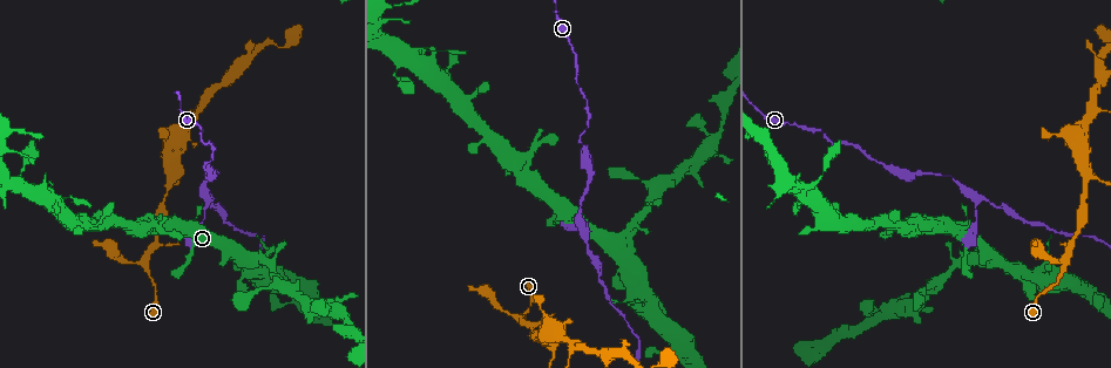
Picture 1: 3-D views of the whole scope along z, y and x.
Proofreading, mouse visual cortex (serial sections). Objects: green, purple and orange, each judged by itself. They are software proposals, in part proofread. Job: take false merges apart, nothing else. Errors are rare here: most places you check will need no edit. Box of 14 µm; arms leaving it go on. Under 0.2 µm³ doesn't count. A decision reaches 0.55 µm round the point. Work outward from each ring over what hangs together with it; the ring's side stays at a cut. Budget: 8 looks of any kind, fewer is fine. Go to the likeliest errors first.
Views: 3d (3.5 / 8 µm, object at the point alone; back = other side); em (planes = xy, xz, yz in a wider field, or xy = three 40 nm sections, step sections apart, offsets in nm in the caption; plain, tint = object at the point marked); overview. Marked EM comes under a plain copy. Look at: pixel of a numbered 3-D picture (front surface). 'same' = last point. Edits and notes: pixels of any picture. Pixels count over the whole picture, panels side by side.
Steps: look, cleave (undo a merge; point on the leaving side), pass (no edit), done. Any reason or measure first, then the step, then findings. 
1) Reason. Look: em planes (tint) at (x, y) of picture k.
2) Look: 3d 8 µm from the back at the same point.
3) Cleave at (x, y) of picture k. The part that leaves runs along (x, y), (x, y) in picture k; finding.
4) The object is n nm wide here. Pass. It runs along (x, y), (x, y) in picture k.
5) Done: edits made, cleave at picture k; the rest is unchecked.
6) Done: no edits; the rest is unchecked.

Narrows sharply. Look: 3d 3.5 µm at (214, 206) of picture 1.

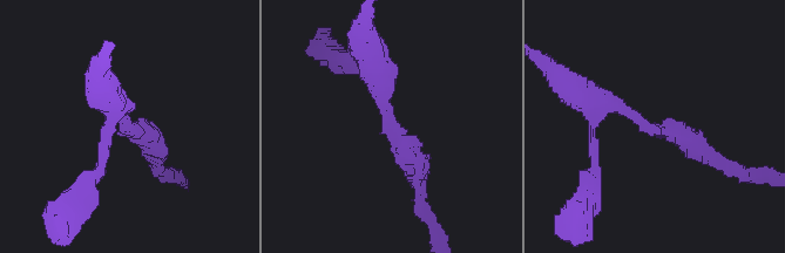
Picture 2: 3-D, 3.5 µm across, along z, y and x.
The arms are 300, 400 nm wide; shape alone is not enough. Look: em xy step 2 (tint) at (124, 124) of picture 2.

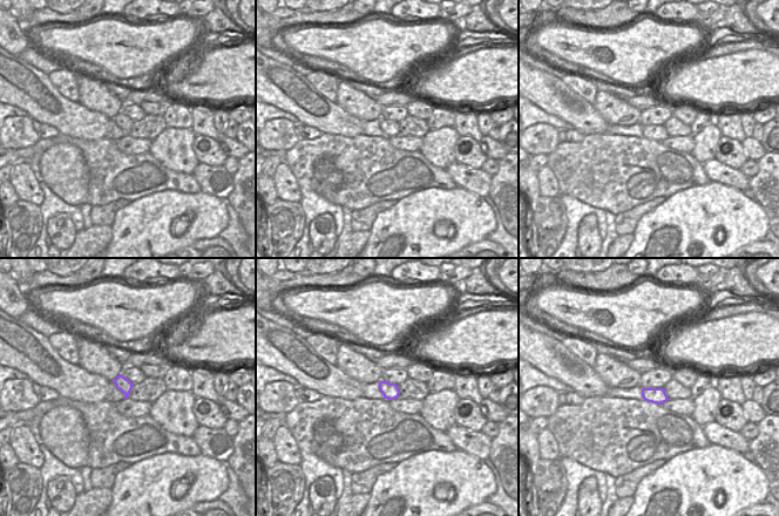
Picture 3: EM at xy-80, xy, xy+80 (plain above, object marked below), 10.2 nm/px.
Pass. It runs along (580, 95), (703, 149) in picture 2; one cell here.

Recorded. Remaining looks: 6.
Branch point. Look: 3d 3.5 µm at (624, 238) of picture 1.

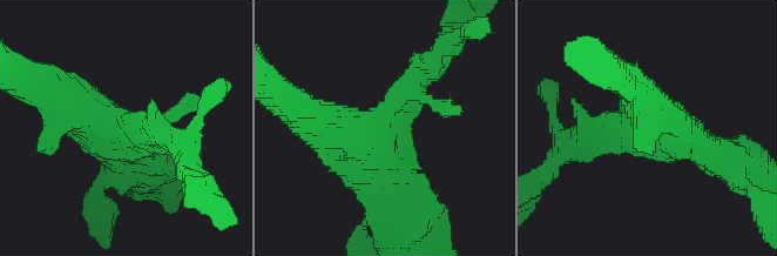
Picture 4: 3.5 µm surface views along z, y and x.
Pass. It runs along (296, 108), (362, 129), (386, 193) in picture 4; continuous, no second cell.

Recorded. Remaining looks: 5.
Sudden change in width. Look: 3d 3.5 µm at (343, 312) of picture 1.

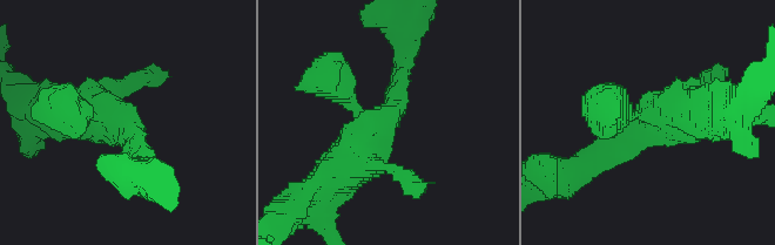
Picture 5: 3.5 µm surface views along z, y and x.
Shape alone is not enough. Look: em xy step 2 (tint) at (125, 118) of picture 5.

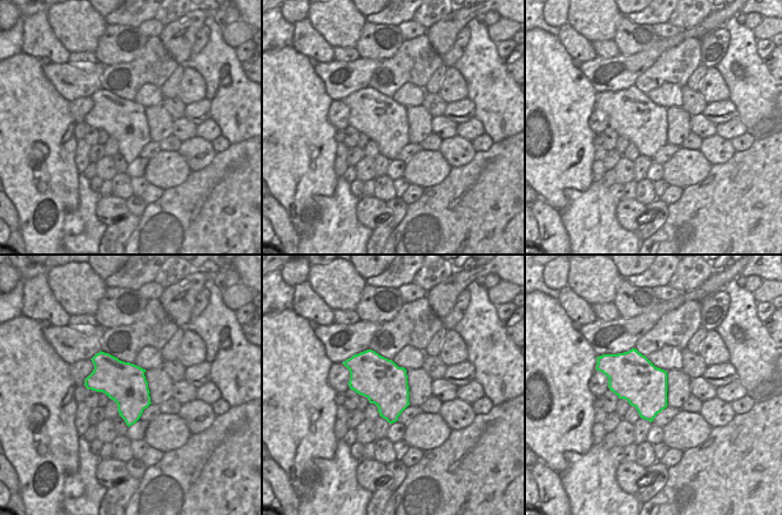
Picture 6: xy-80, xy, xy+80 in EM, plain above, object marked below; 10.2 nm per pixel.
Pass. It runs along (336, 174), (390, 113), (405, 59) in picture 5; continuous, no second cell.

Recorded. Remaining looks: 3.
Arms part here. Look: 3d 3.5 µm at (1064, 263) of picture 1.

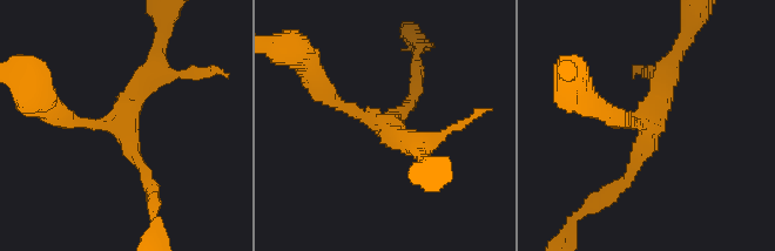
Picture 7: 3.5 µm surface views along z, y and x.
Now the EM. Look: em planes (tint) at (124, 123) of picture 7.

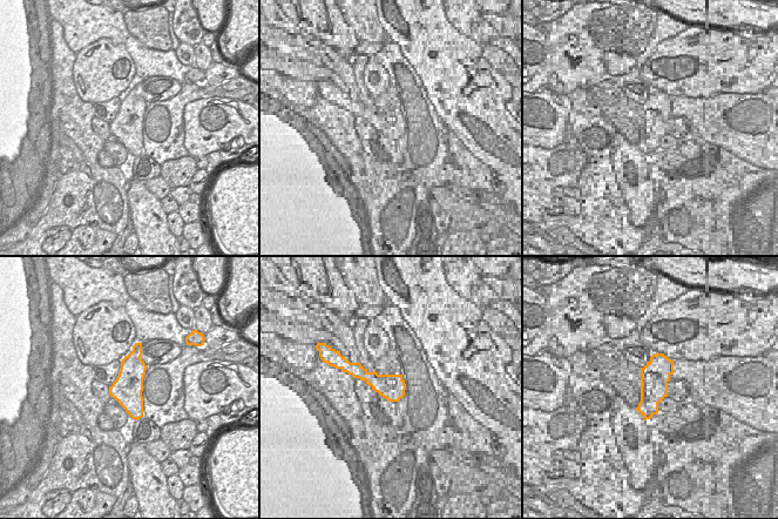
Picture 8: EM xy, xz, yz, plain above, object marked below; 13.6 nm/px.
The object is 400 nm wide here. Pass. It runs along (618, 185), (645, 150), (672, 60) in picture 7; continuous, no second cell.

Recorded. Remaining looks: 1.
Done: no edits; the rest is unchecked.

